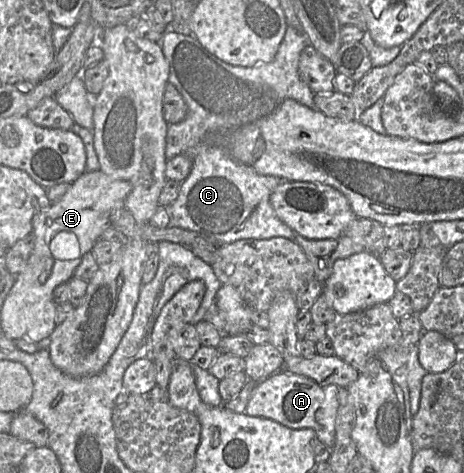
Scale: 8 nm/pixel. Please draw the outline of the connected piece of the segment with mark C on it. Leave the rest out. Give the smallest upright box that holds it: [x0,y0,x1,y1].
[162,24,315,243]

